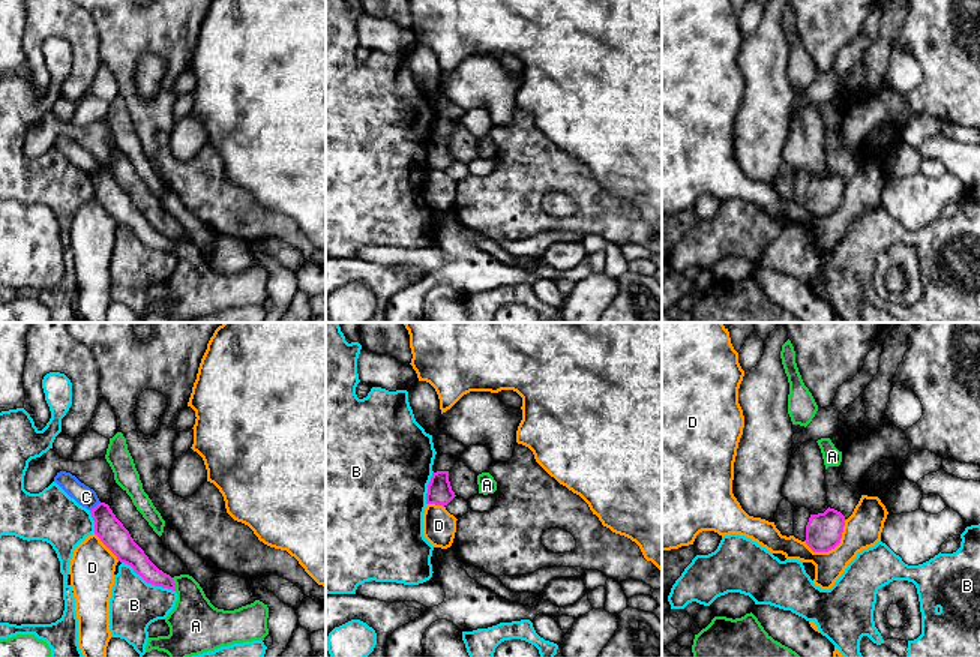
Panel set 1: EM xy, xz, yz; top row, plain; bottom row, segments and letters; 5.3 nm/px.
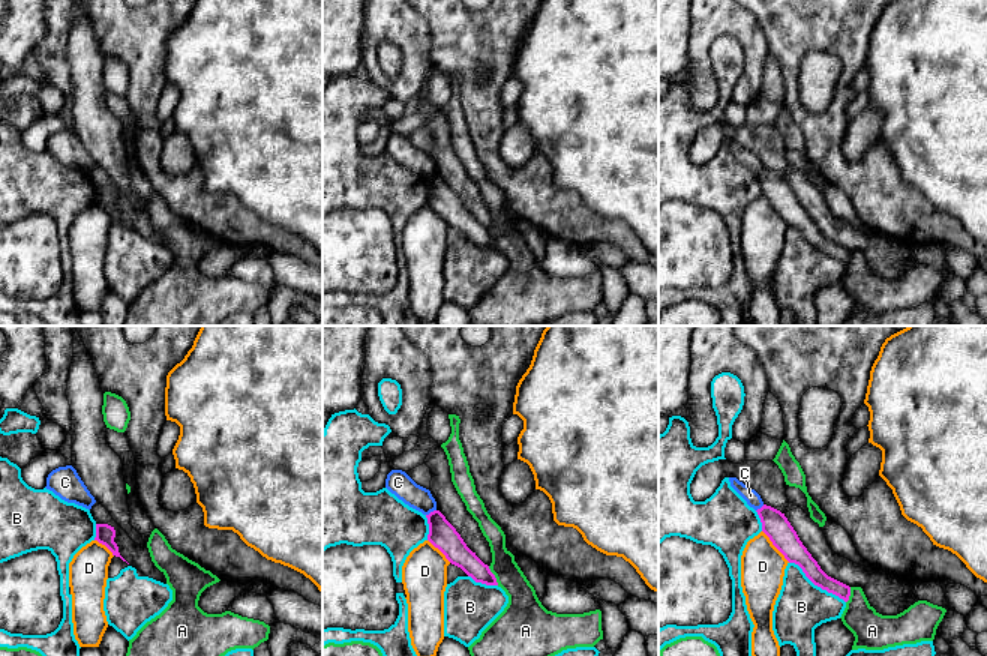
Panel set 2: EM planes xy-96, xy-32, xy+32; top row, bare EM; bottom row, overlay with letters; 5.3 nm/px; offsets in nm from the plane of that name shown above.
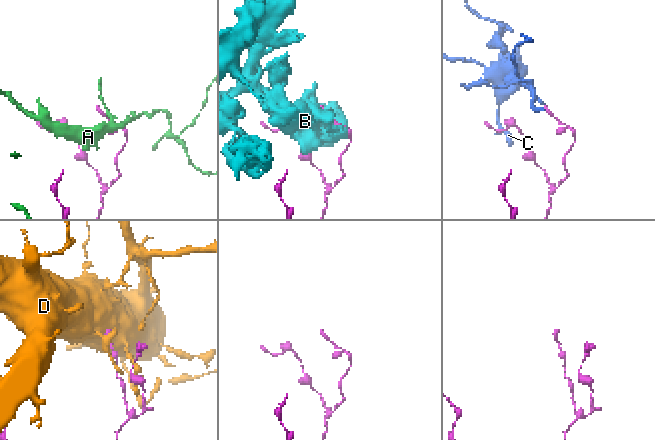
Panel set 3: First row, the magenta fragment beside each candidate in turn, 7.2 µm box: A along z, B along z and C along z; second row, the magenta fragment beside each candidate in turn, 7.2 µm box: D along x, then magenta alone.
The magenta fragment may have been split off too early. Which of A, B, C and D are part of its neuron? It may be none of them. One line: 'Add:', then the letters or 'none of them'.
Add: none of them

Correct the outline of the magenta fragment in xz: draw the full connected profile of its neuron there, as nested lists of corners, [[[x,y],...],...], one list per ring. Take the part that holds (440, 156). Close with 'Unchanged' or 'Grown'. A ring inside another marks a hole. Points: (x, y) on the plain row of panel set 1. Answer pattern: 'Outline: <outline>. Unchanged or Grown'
Outline: [[[449,135],[432,136],[431,146],[428,148],[426,168],[447,170],[453,162],[455,156],[452,154],[449,146]]]. Unchanged

